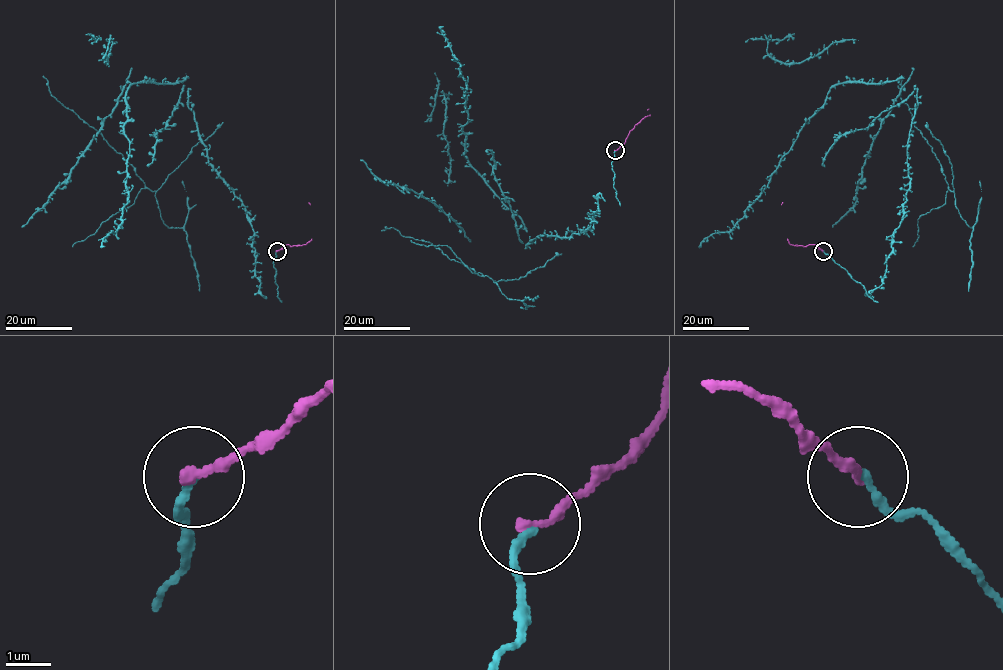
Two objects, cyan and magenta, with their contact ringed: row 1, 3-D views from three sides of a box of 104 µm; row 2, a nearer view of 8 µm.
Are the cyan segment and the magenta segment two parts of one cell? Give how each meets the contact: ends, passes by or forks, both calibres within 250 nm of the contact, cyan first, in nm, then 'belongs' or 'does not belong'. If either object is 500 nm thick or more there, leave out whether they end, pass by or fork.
cyan ends | magenta ends | 190/240 nm | belongs

